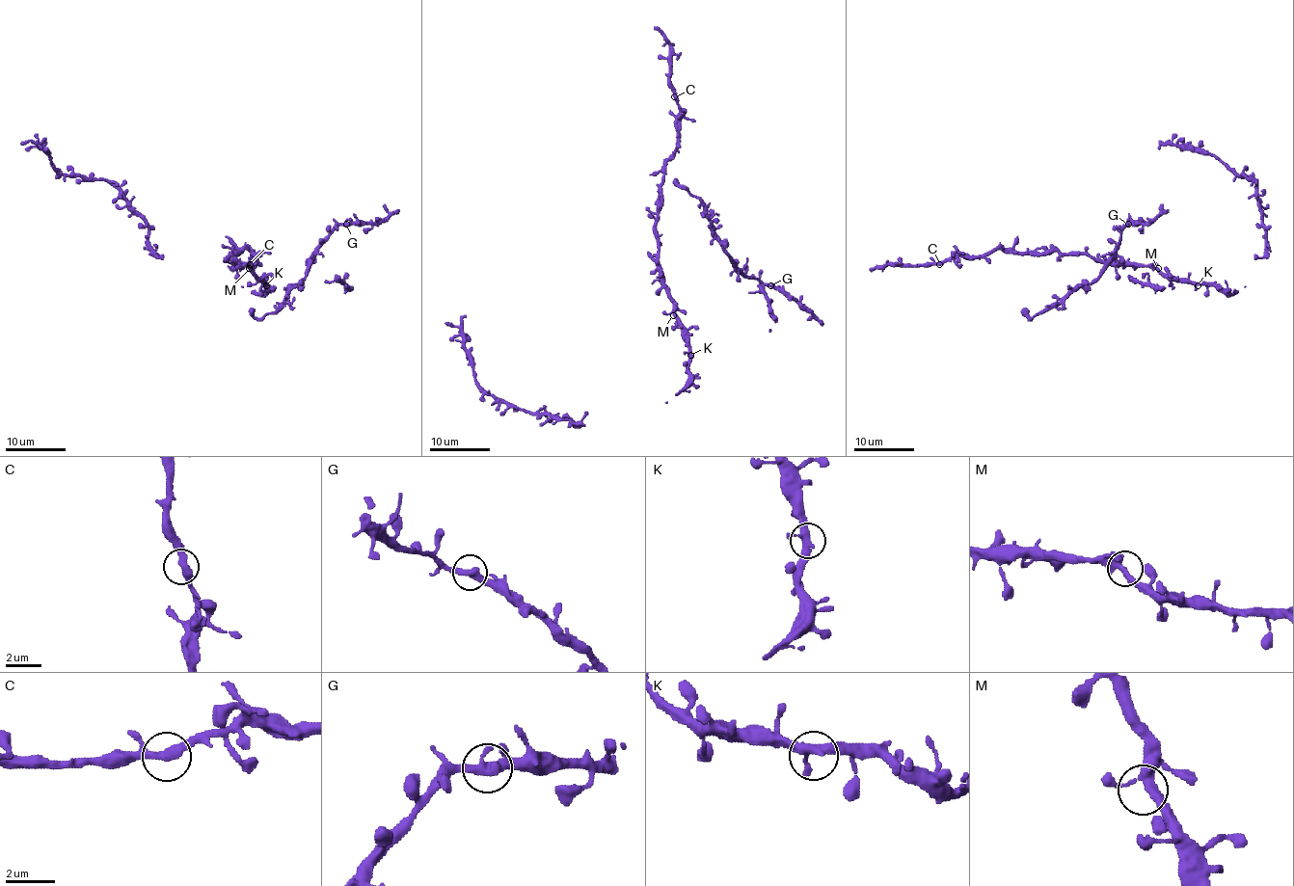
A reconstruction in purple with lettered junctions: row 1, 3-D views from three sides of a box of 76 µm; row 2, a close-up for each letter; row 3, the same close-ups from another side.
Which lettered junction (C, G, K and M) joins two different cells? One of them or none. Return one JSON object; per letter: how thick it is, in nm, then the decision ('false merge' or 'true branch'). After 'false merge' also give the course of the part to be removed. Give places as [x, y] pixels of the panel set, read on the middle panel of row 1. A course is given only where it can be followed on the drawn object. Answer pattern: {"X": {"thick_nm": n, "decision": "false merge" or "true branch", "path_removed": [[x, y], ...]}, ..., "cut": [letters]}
{"C": {"thick_nm": 320, "decision": "true branch"}, "G": {"thick_nm": 320, "decision": "true branch"}, "K": {"thick_nm": 320, "decision": "true branch"}, "M": {"thick_nm": 320, "decision": "true branch"}, "cut": []}

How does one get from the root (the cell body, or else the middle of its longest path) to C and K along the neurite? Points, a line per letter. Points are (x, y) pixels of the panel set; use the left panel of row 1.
C: (250, 268), (238, 264), (231, 254), (247, 249), (255, 256), (250, 264)
K: (250, 268), (266, 285)

